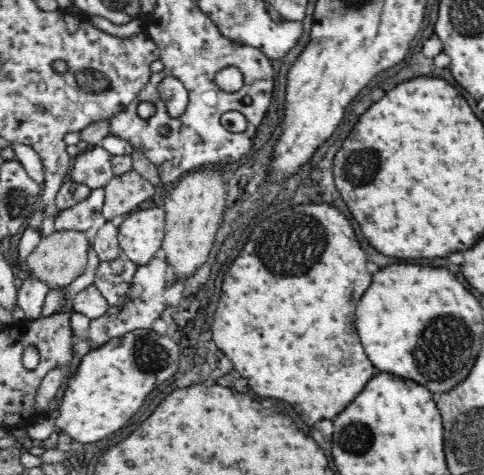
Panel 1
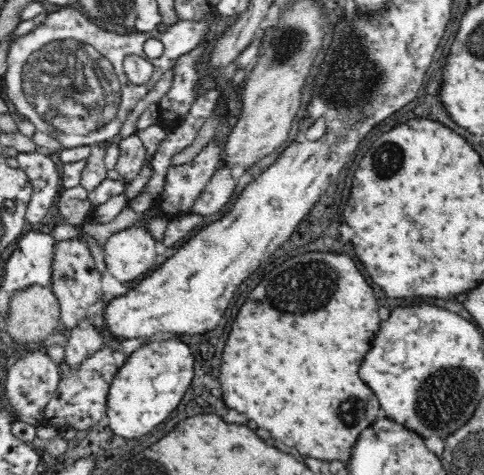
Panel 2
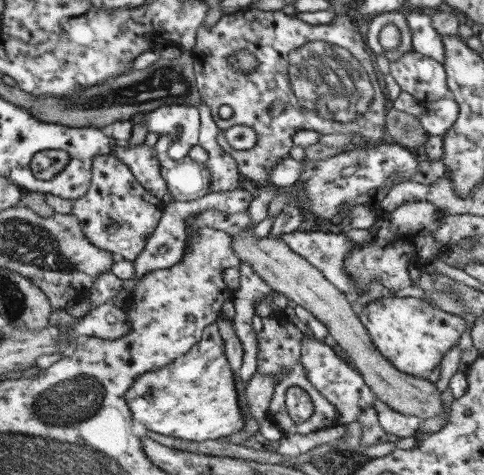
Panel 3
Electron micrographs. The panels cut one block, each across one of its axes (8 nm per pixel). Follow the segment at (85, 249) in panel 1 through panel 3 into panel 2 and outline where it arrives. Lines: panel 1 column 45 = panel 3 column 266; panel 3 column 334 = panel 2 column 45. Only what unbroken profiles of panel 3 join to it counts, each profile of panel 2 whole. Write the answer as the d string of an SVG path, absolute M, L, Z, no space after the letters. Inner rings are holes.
M30 284L28 288L22 288L12 294L10 308L6 316L6 330L18 344L40 344L44 338L52 336L54 330L60 324L60 300L56 298L52 286L44 284Z

